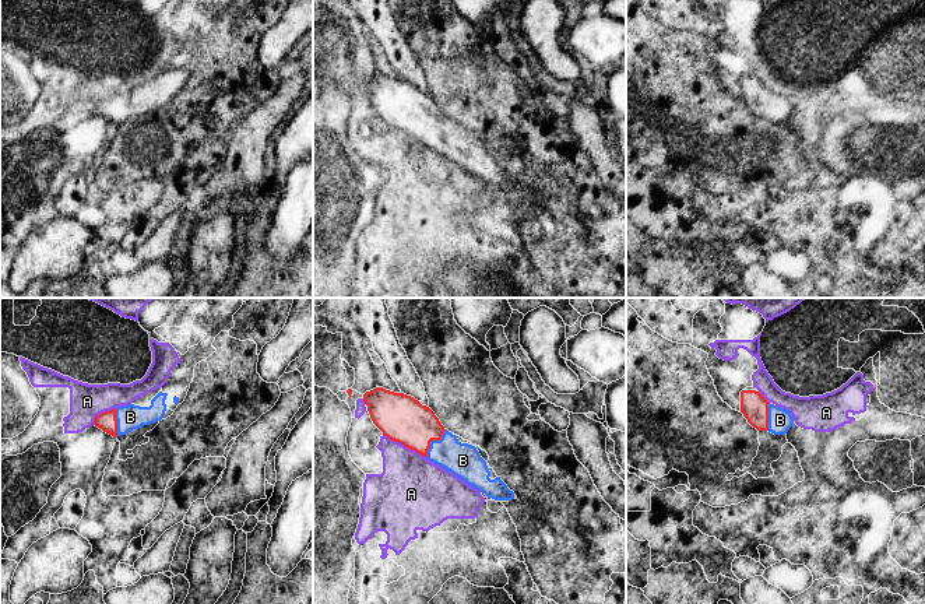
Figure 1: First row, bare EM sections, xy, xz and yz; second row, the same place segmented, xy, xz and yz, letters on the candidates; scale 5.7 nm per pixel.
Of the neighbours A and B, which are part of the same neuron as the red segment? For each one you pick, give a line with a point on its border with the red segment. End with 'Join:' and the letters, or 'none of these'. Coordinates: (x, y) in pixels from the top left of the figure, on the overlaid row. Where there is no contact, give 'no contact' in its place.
B: meets red in xz at (432, 439)
Join: B

